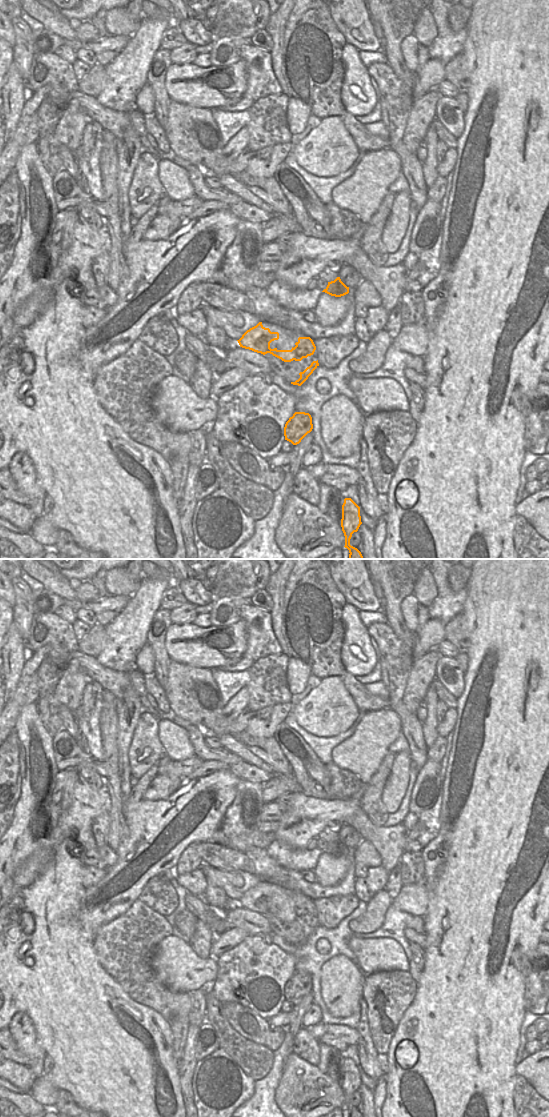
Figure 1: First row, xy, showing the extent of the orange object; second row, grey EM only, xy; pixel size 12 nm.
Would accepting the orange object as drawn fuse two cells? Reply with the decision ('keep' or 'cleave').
cleave

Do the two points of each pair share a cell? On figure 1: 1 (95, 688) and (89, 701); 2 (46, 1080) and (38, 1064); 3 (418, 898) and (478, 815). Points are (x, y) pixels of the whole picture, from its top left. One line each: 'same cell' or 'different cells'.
1: same cell
2: different cells
3: different cells

